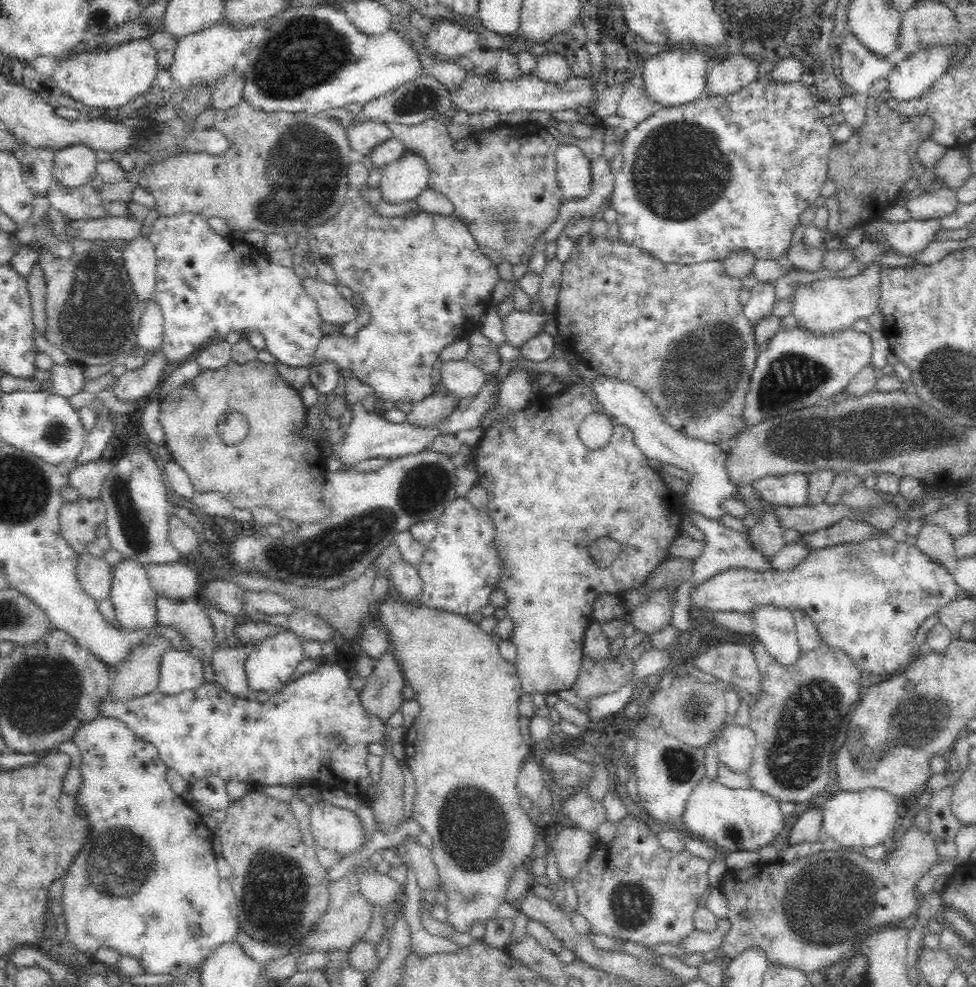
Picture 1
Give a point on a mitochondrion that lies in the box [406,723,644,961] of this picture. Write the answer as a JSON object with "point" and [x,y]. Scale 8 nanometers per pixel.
{"point":[475,830]}

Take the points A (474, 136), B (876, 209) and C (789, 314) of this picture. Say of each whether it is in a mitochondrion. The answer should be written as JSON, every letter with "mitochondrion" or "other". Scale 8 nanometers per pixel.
{"A":"other","B":"other","C":"other"}

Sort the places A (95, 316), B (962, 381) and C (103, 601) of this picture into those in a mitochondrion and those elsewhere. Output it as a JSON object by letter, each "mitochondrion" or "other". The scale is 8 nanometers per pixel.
{"A":"mitochondrion","B":"mitochondrion","C":"other"}

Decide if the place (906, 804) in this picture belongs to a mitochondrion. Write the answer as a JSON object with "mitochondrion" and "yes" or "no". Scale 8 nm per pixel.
{"mitochondrion":"no"}

